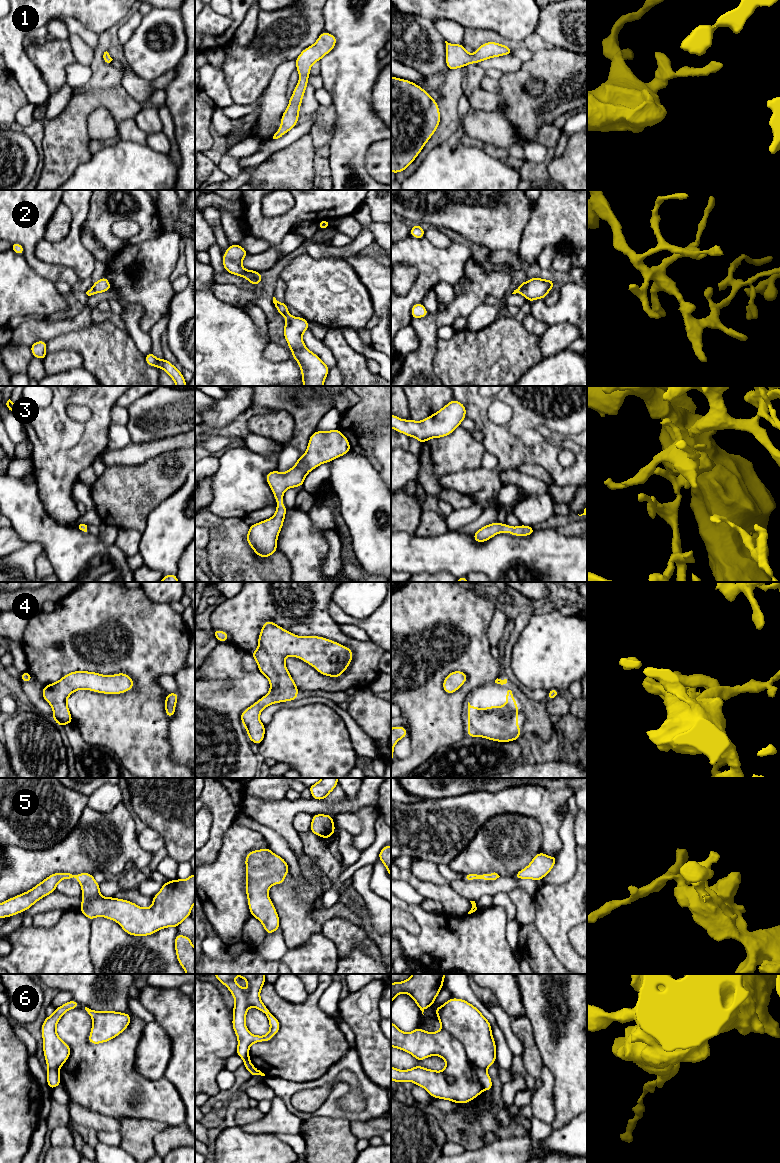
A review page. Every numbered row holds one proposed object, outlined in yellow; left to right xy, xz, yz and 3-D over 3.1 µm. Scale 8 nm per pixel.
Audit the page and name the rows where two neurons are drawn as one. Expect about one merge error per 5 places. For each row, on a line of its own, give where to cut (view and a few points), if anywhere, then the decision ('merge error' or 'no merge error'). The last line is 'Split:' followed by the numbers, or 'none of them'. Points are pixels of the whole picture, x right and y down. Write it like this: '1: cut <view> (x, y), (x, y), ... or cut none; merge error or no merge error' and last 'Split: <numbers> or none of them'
1: cut none; no merge error
2: cut none; no merge error
3: cut none; no merge error
4: cut none; no merge error
5: cut none; no merge error
6: cut yz (478, 1067), (477, 1079), (483, 1089); merge error
Split: 6

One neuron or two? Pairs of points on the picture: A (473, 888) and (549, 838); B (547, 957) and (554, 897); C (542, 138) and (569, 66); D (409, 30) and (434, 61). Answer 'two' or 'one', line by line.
A: two
B: two
C: two
D: one

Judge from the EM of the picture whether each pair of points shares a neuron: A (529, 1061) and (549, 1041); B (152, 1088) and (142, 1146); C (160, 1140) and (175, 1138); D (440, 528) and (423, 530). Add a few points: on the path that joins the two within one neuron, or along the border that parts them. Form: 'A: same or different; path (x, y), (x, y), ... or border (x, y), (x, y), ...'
A: different; border (531, 1028), (543, 1064)
B: different; border (123, 1119), (148, 1118), (164, 1122), (168, 1125)
C: same; path (164, 1140), (171, 1138)
D: same; path (436, 528), (427, 528)

